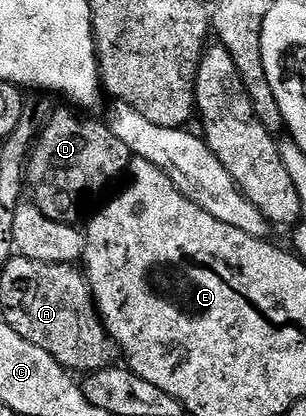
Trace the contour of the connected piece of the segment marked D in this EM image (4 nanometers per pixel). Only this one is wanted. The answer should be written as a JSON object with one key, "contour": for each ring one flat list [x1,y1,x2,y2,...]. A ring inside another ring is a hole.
{"contour":[[54,109,49,121,42,127,40,134,28,154,27,186,33,189,32,201,47,216,56,222,76,223,77,213,81,210,81,201,97,194,112,178,117,178,126,173,131,161,127,144,115,136,115,132,105,122,80,122,72,109]]}

